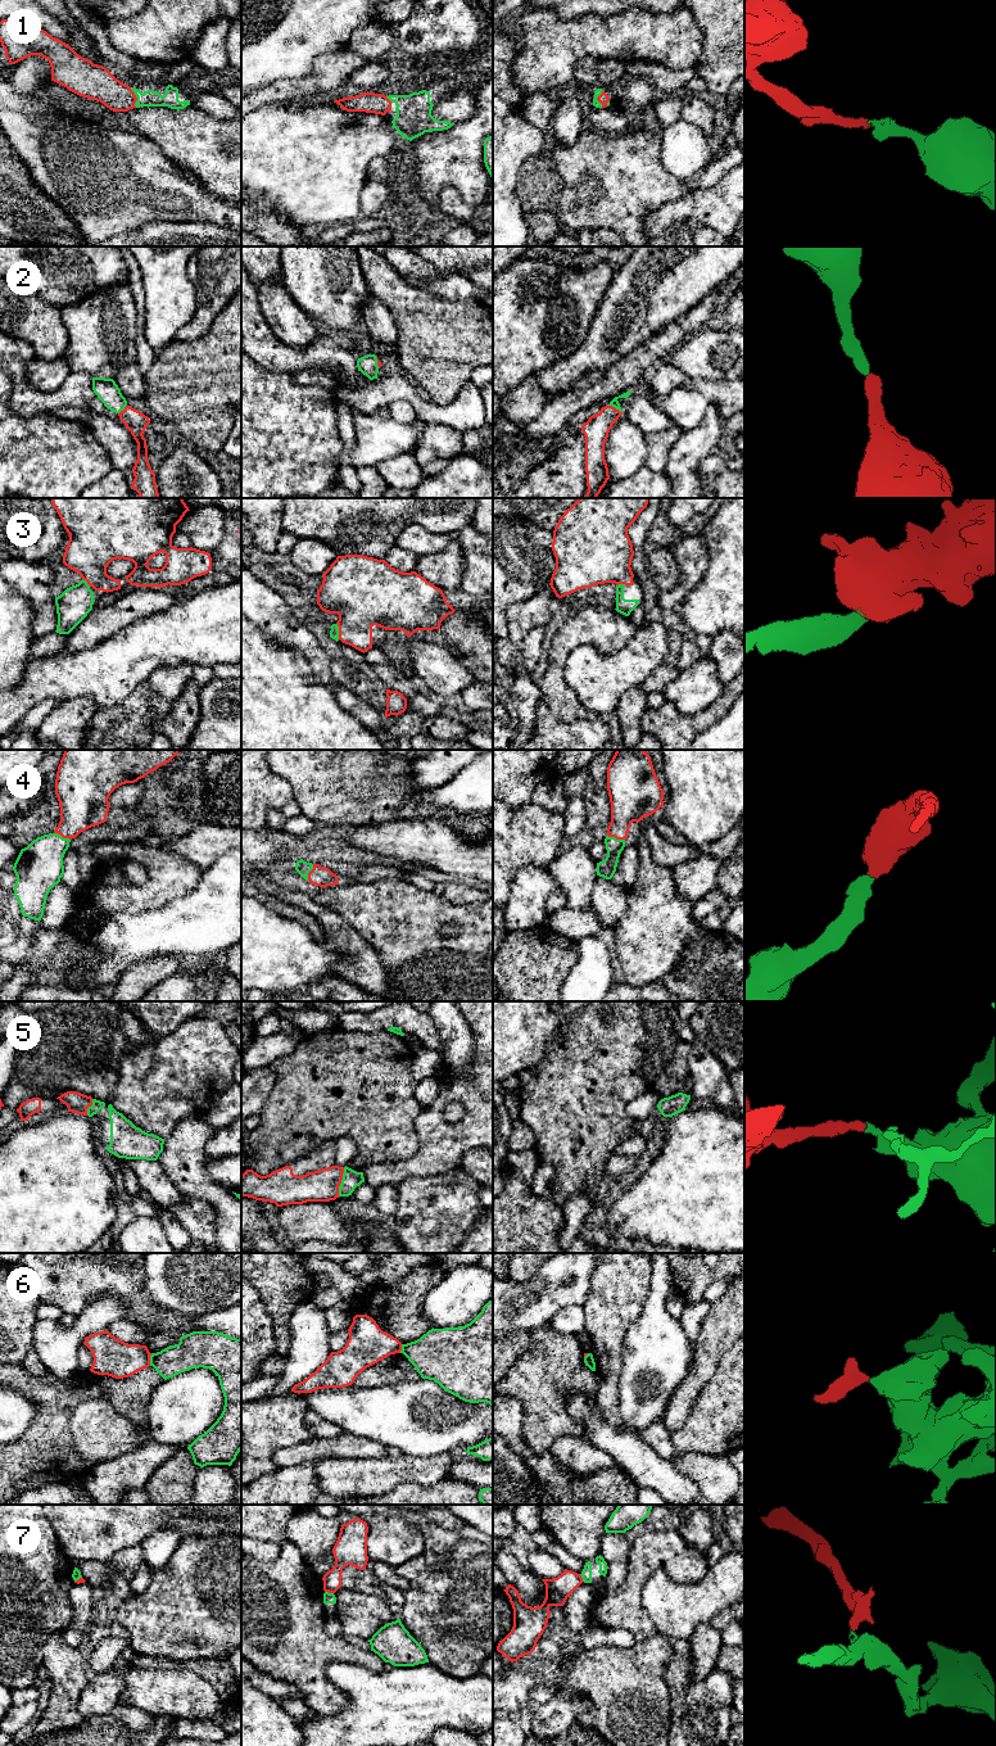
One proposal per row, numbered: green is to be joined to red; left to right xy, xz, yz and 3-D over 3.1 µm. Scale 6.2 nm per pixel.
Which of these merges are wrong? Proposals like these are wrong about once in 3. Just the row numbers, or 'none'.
6, 7

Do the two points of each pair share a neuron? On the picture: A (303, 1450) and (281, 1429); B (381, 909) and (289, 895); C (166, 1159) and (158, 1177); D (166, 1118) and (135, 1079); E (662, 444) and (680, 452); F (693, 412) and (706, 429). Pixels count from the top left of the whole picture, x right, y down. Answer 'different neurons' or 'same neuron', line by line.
A: different neurons
B: different neurons
C: different neurons
D: same neuron
E: different neurons
F: different neurons

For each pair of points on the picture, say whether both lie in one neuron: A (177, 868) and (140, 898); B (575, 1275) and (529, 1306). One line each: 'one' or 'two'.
A: one
B: one

